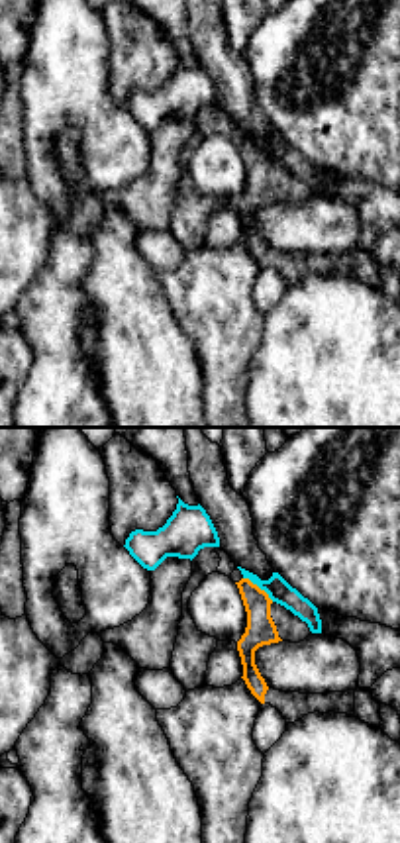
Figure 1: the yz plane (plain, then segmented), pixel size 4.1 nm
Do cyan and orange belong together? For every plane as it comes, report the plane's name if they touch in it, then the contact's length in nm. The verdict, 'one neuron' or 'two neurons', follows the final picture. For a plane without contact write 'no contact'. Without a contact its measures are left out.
yz | 160 nm

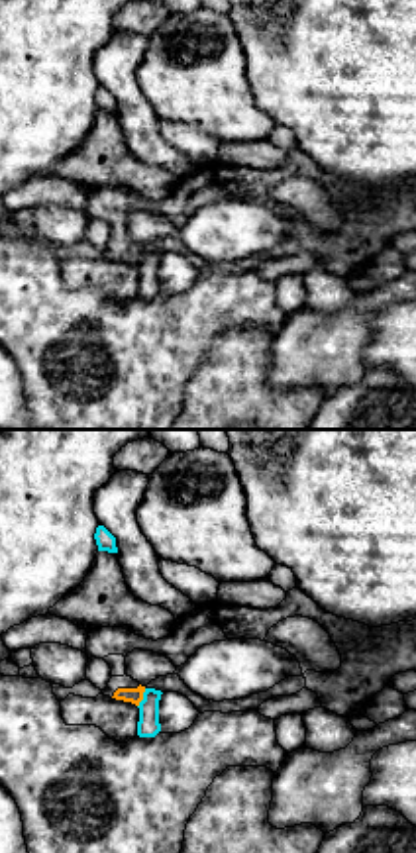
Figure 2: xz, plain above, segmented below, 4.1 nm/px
xz | 90 nm

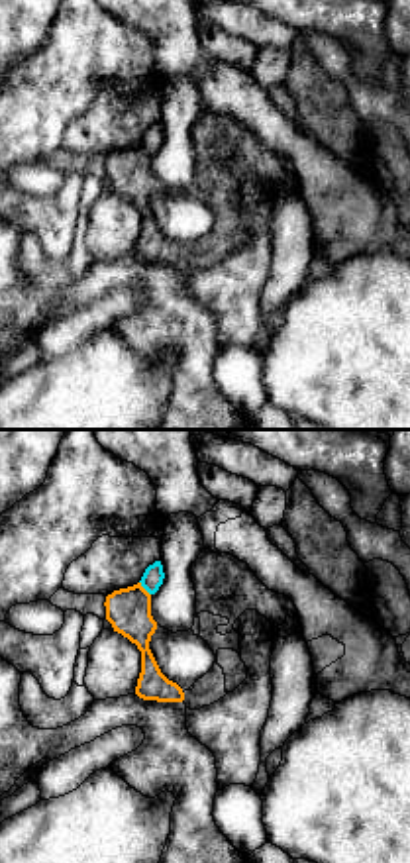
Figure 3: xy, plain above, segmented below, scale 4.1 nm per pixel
xy | 80 nm

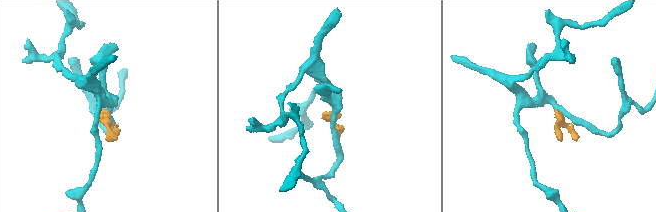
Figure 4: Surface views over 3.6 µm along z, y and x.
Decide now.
two neurons

